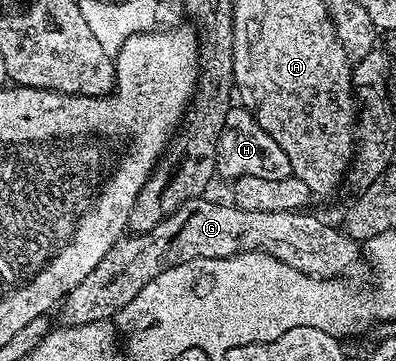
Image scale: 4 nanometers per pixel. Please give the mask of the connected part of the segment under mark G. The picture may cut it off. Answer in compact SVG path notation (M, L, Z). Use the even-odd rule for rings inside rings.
M210 197L192 199L183 205L179 205L177 211L172 211L166 219L159 221L155 229L150 231L138 231L126 234L111 249L107 249L107 257L71 289L71 293L66 295L60 304L60 322L67 327L75 325L87 325L95 321L104 319L112 320L127 301L135 301L135 293L147 285L147 281L155 281L159 273L167 269L175 269L175 265L183 265L187 261L196 259L226 259L239 253L248 251L262 251L293 269L299 269L299 273L307 273L312 279L335 279L348 276L349 270L360 260L363 255L362 248L358 240L353 239L340 226L332 227L329 223L324 223L317 215L305 215L304 210L300 211L248 211L234 207L232 202L216 203Z

